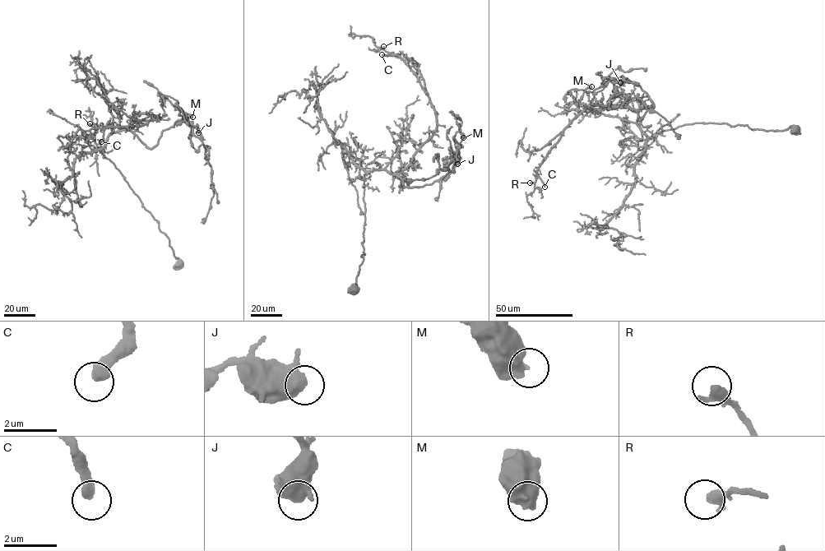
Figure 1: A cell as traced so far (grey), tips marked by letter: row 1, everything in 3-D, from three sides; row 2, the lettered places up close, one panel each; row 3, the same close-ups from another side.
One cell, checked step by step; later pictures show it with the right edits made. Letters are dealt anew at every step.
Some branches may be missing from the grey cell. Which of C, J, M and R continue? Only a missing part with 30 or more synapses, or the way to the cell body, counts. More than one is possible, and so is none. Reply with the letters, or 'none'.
C

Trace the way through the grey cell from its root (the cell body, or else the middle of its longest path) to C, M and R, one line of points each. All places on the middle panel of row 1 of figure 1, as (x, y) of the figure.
C: (354, 291), (364, 253), (364, 175), (401, 172), (437, 125), (414, 71), (396, 55), (382, 54)
M: (354, 291), (365, 173), (433, 183), (455, 164), (453, 136), (463, 137)
R: (354, 291), (364, 253), (364, 175), (401, 172), (437, 125), (419, 78), (383, 46)

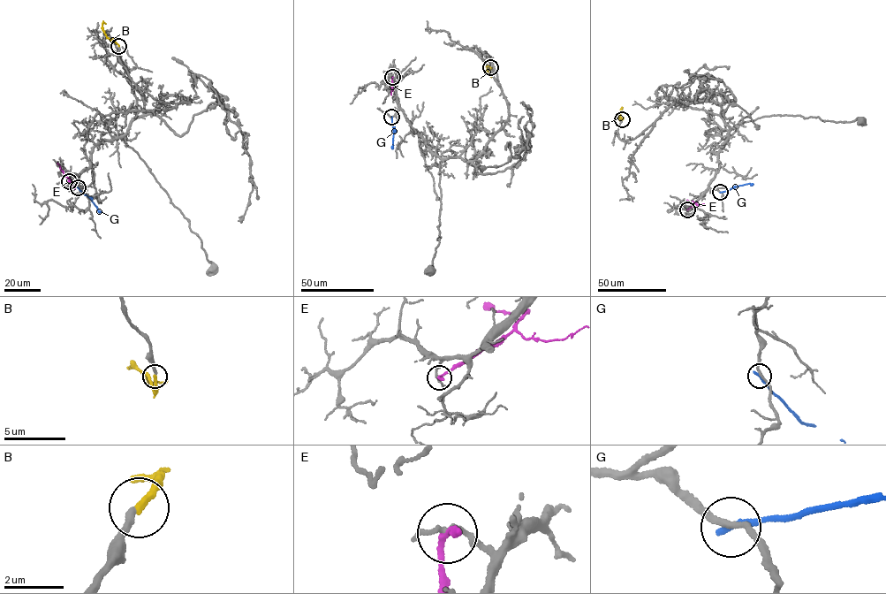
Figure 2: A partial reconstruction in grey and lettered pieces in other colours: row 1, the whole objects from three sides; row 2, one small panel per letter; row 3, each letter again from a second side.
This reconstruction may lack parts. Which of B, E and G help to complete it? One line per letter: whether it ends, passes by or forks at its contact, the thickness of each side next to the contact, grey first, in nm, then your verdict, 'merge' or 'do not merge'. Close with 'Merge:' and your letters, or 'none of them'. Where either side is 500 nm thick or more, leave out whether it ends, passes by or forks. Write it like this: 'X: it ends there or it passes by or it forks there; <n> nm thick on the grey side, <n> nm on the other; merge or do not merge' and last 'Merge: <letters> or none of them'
B: it ends there; 240 nm thick on the grey side, 240 nm on the other; merge
E: it passes by; 200 nm thick on the grey side, 190 nm on the other; do not merge
G: it ends there; 190 nm thick on the grey side, 260 nm on the other; do not merge
Merge: B

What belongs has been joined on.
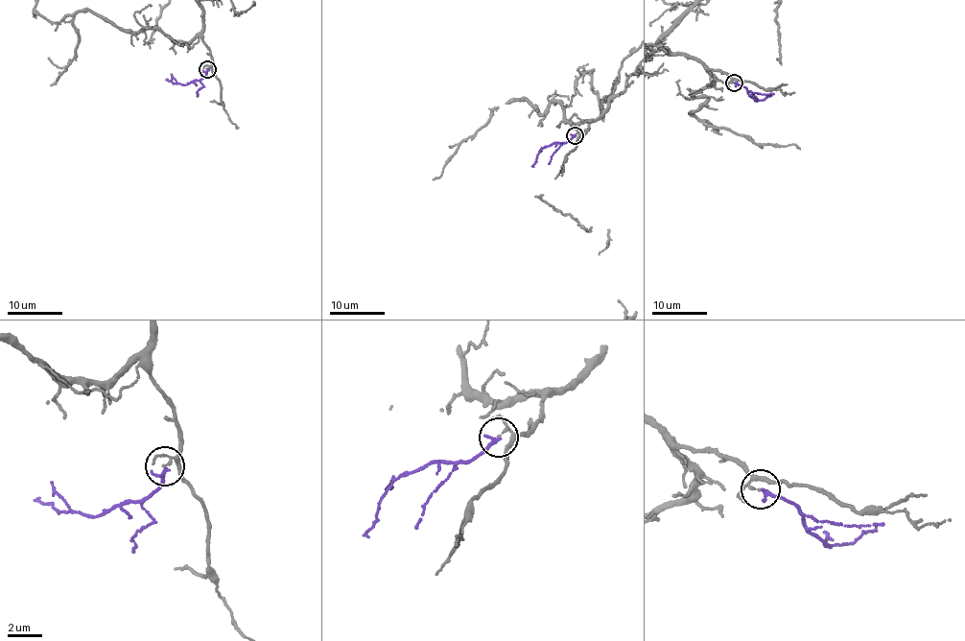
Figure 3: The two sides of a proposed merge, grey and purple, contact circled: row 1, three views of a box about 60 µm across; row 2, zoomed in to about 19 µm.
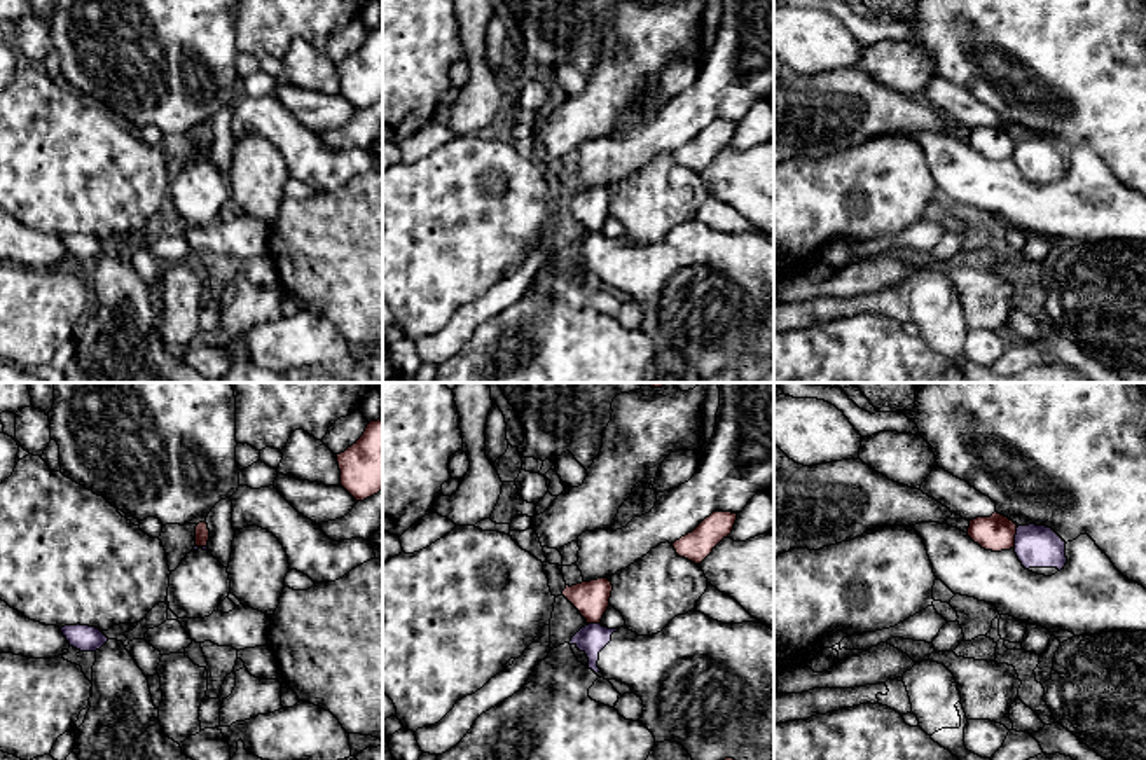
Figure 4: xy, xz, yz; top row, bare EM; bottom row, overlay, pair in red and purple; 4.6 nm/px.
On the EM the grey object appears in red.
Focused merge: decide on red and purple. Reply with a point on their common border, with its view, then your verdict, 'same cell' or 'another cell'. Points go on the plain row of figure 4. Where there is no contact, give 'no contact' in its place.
meets red in yz at (1014, 147); another cell

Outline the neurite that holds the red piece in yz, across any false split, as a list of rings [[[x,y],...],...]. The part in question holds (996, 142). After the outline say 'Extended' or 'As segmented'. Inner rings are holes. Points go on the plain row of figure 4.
[[[994,121],[970,129],[968,145],[985,159],[1001,161],[1015,155],[1017,133]]]. As segmented

